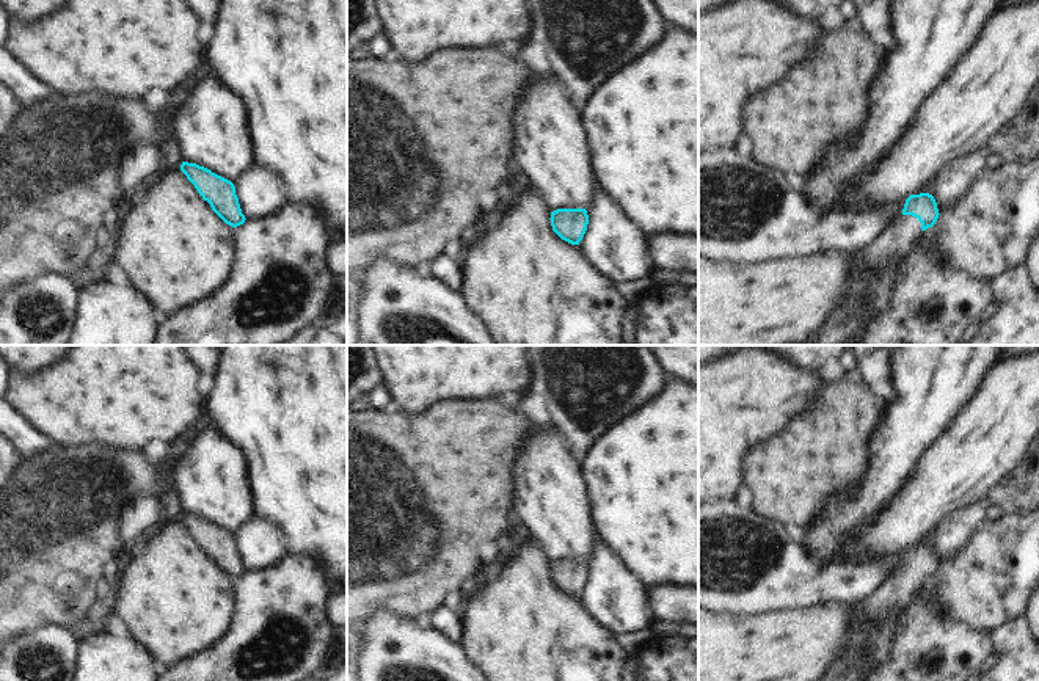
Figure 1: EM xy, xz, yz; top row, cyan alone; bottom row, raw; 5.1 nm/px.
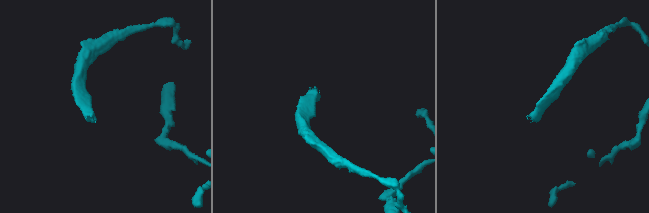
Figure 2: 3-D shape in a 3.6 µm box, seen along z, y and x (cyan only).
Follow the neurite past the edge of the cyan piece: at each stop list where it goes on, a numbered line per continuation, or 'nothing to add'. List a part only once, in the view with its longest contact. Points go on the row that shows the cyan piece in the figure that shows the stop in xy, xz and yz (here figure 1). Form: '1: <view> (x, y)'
1: yz (890, 247)

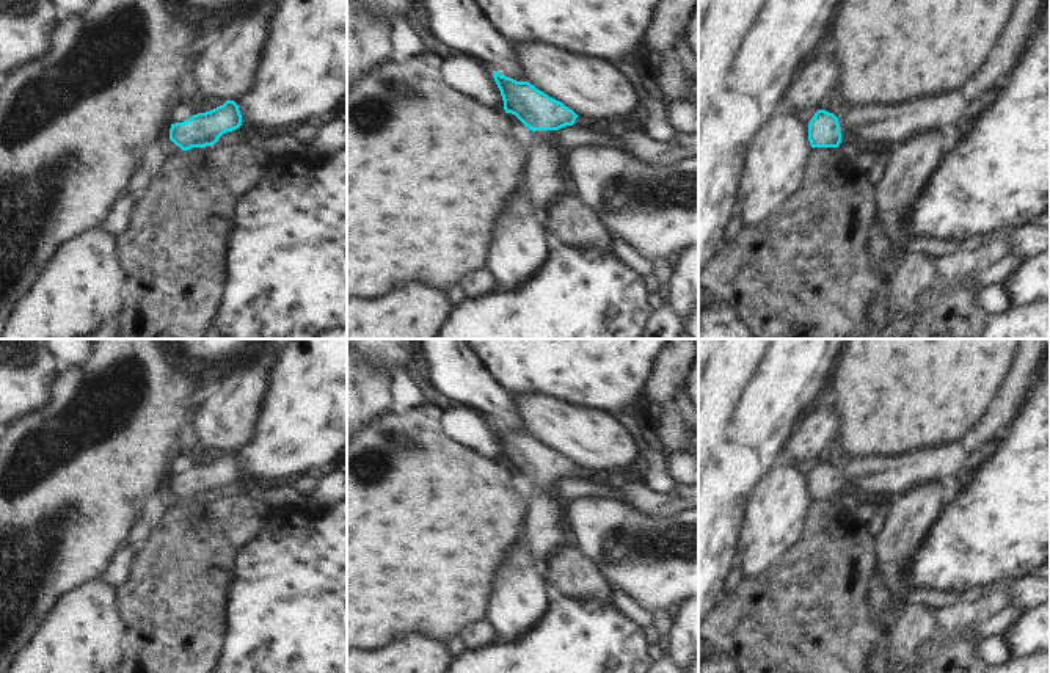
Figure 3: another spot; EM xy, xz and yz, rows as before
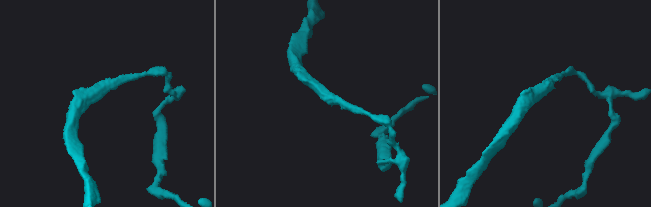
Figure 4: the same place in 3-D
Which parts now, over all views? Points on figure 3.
1: xz (545, 162)

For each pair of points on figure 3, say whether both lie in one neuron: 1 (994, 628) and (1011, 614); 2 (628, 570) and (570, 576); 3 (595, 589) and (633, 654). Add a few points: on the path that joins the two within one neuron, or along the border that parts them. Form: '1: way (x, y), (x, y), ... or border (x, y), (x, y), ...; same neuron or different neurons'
1: way (998, 623), (1006, 618); same neuron
2: border (575, 546), (614, 592); different neurons
3: border (568, 598), (600, 604), (611, 603); different neurons

